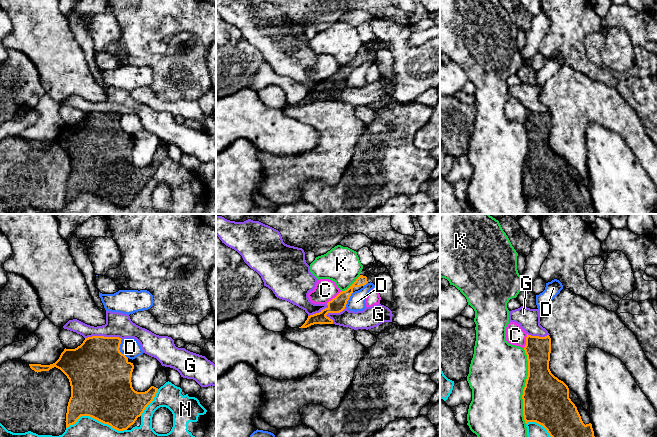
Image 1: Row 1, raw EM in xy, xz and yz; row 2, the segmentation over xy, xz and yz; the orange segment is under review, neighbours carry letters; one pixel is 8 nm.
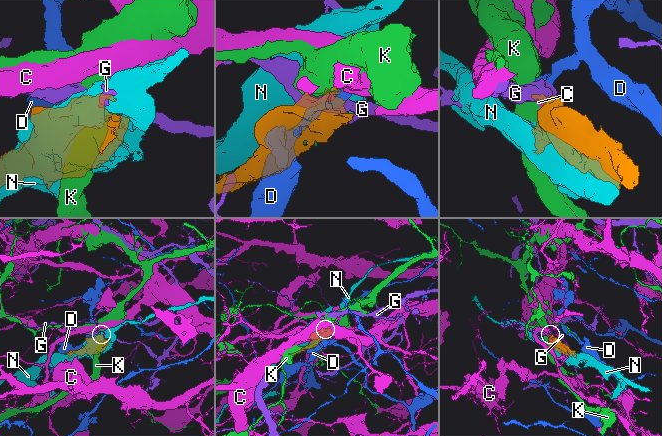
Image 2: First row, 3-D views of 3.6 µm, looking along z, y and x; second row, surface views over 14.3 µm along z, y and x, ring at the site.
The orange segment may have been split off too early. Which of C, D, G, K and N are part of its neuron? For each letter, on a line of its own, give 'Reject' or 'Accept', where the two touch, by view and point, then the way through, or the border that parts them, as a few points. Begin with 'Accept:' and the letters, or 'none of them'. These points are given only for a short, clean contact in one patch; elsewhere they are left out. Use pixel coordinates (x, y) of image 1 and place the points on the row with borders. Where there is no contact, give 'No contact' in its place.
Accept: none of them
C: Reject. Touches orange at xz (335, 297)
D: Reject. Touches orange at xy (118, 349). Boundary: xy (121, 339), (119, 350), (127, 358)
G: Reject. Touches orange at xy (103, 336)
K: Reject. Touches orange at yz (525, 386)
N: Reject. Touches orange at xy (151, 401)

